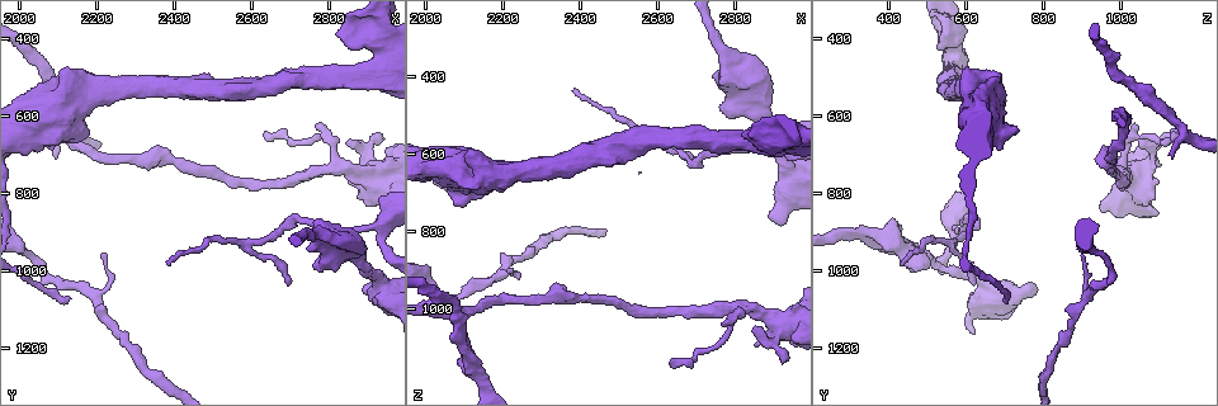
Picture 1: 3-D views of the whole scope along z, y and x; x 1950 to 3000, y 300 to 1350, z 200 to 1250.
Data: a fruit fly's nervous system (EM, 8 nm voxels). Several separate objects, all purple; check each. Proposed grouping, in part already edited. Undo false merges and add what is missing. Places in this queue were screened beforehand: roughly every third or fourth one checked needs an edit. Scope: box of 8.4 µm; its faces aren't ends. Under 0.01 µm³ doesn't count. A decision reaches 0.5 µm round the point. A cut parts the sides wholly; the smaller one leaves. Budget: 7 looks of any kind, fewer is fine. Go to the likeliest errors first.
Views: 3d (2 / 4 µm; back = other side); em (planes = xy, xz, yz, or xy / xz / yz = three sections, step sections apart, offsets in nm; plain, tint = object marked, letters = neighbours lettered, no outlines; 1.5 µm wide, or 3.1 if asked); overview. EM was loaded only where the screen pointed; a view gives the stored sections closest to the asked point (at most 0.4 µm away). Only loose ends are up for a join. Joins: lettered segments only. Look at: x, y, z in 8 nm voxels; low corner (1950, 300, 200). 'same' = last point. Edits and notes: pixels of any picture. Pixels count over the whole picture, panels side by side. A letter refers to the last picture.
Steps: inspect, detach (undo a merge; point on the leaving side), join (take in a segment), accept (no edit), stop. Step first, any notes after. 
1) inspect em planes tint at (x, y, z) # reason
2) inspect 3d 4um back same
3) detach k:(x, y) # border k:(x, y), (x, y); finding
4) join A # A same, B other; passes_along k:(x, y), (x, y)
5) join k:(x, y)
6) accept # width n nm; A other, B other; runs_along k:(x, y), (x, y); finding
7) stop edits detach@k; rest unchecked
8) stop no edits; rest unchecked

inspect em yz step 4 tint at (2130, 1065, 705)

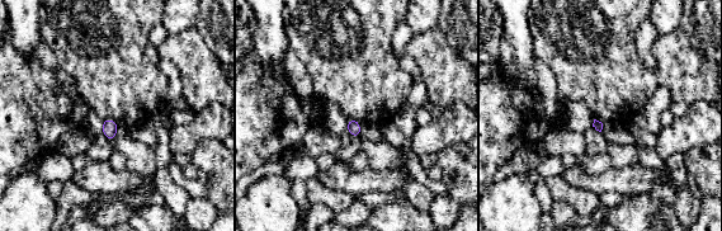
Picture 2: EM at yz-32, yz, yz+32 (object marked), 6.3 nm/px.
inspect em planes letters same

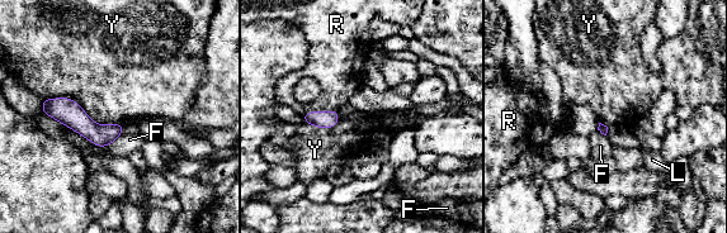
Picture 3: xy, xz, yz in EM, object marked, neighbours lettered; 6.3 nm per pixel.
accept # longest_contact Y 550 nm; F other, L other, R other, Y other; border 3:(43, 99), (124, 127); none of them fits

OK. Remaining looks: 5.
inspect em xy step 4 tint at (2870, 910, 380) # free end

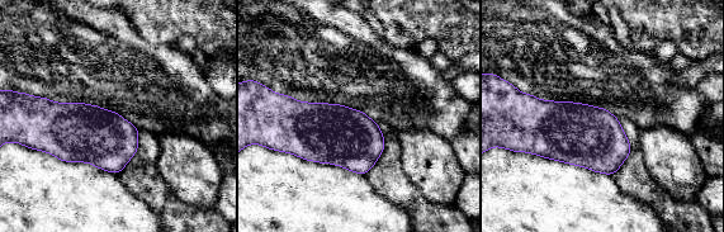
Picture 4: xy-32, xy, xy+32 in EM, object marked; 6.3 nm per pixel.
inspect em planes letters same

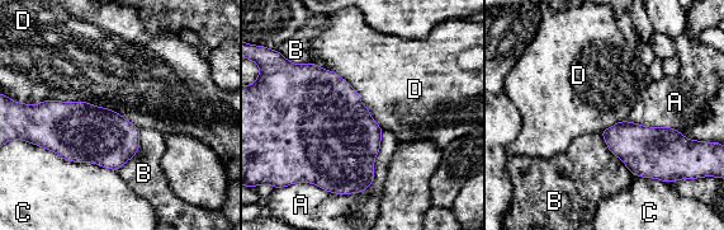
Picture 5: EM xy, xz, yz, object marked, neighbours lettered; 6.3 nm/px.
accept # A other, B other, C other, D other; border 5:(33, 103), (86, 101), (140, 130); no lettered segment goes on from it

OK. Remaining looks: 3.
inspect em planes plain at (2695, 1030, 630) # free end

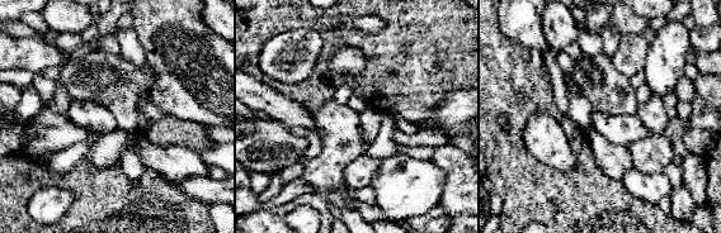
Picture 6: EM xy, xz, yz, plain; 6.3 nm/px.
inspect em planes letters same # what lies round it

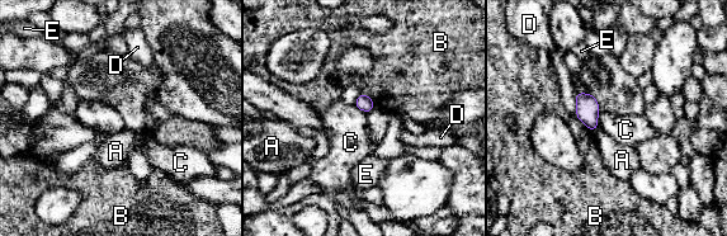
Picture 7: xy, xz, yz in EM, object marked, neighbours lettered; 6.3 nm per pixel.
accept # A other, B other, C other, D other, E other; border 7:(599, 109), (598, 126); no lettered segment goes on from it

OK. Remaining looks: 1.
stop no edits; rest unchecked

